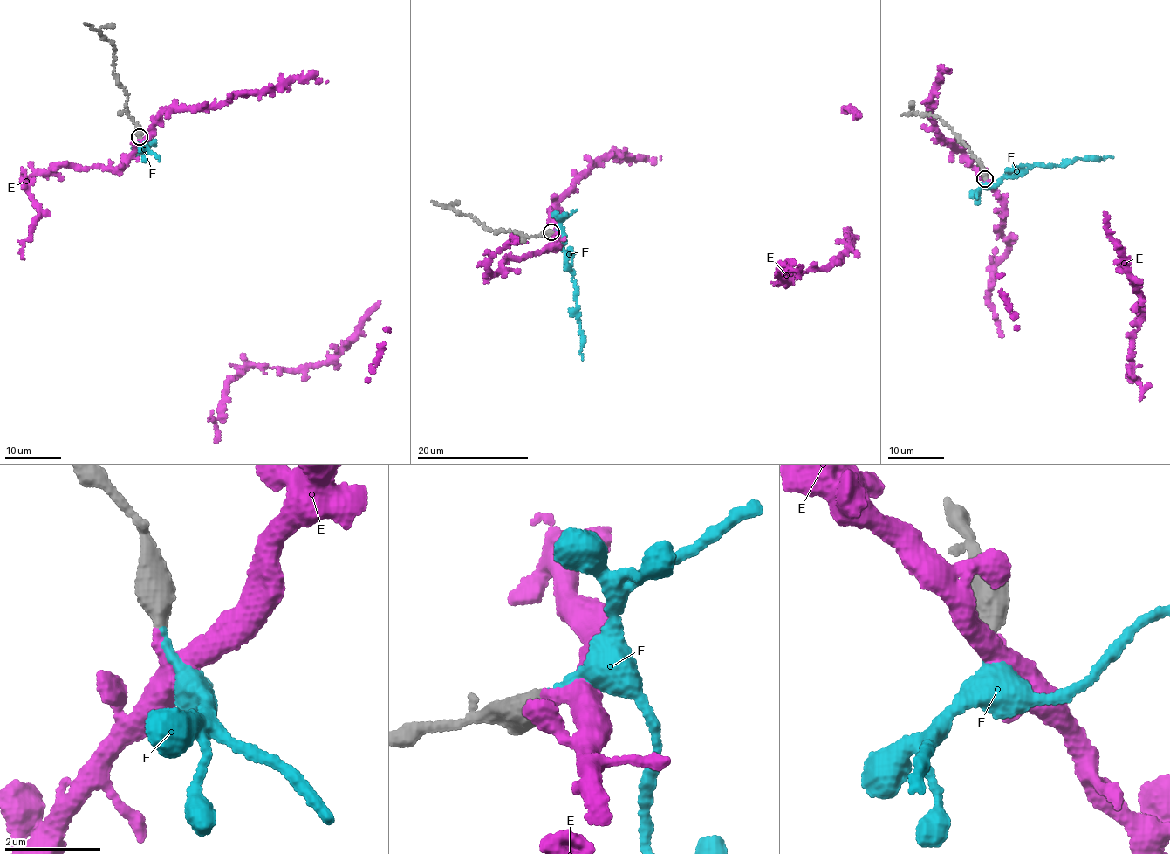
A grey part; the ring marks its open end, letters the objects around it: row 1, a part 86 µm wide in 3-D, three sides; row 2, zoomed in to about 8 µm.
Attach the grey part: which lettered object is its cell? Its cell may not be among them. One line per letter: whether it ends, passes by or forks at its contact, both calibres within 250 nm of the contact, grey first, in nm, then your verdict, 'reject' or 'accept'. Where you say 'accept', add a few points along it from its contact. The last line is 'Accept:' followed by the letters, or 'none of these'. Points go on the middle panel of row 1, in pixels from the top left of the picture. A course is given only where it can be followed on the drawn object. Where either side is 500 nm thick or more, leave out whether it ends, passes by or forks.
E: 500 nm thick on the grey side, 240 nm on the other; reject
F: 500 nm thick on the grey side, 150 nm on the other; accept
Accept: F

